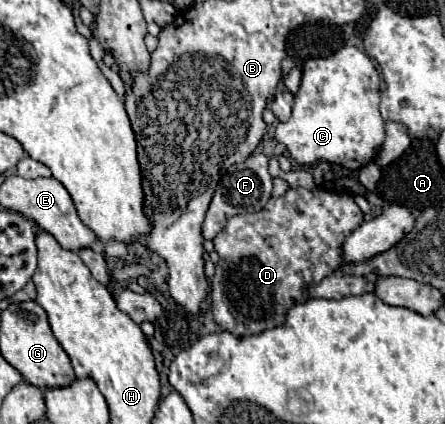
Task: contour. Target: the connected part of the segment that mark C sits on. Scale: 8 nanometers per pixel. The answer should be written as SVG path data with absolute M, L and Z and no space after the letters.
M343 47L325 59L321 57L309 59L303 65L303 79L295 95L293 115L287 123L277 125L275 139L287 145L287 151L299 165L313 165L317 161L327 161L343 165L347 169L361 169L377 157L385 139L385 121L379 115L379 97L381 97L379 93L381 93L379 73L369 55L357 47Z

